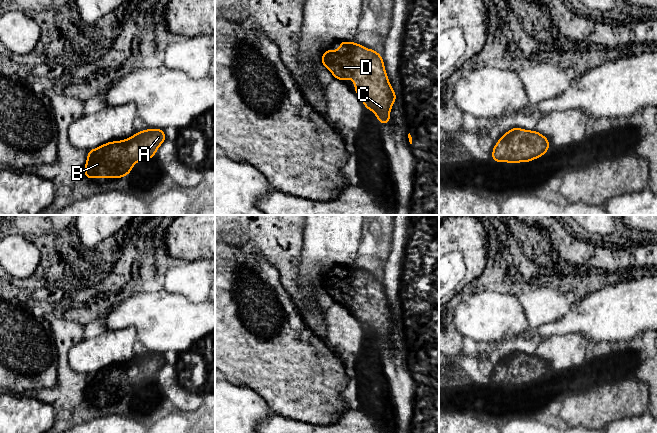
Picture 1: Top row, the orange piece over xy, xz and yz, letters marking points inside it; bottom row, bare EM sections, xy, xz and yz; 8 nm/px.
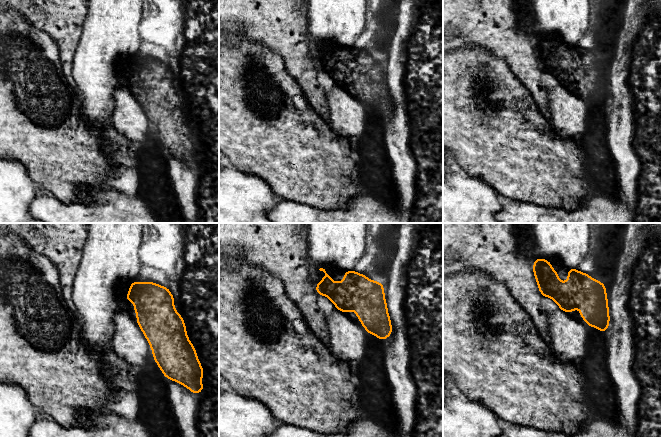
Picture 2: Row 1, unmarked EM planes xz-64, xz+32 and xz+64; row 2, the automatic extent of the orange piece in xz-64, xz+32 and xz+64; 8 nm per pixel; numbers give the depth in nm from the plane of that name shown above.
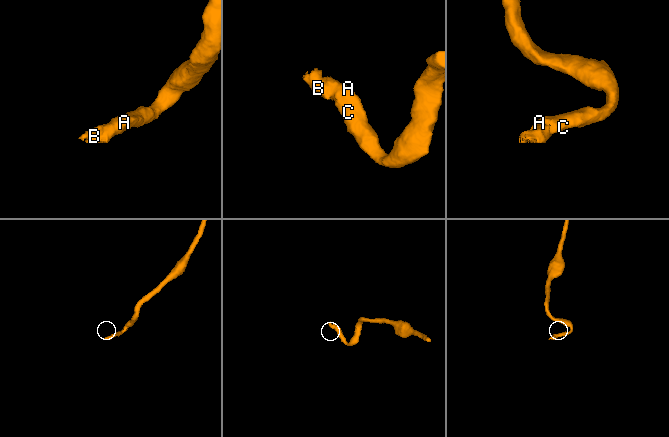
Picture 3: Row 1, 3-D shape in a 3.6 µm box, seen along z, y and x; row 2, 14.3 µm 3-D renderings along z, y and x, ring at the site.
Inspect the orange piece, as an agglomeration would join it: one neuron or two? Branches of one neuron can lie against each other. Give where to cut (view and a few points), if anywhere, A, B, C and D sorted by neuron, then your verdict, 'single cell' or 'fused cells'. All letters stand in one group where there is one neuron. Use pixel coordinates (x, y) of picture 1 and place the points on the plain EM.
cut none; groups A B C D; single cell

